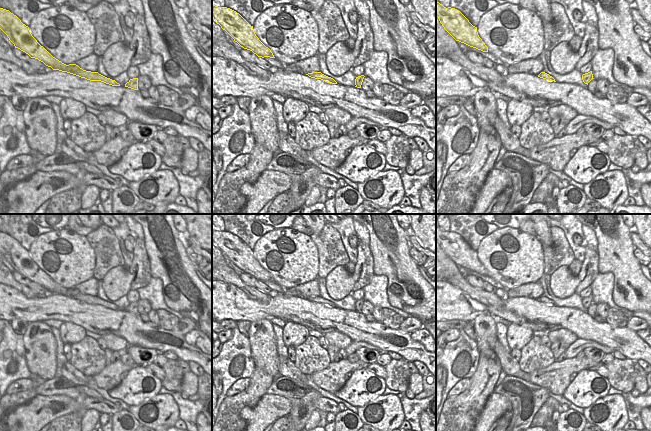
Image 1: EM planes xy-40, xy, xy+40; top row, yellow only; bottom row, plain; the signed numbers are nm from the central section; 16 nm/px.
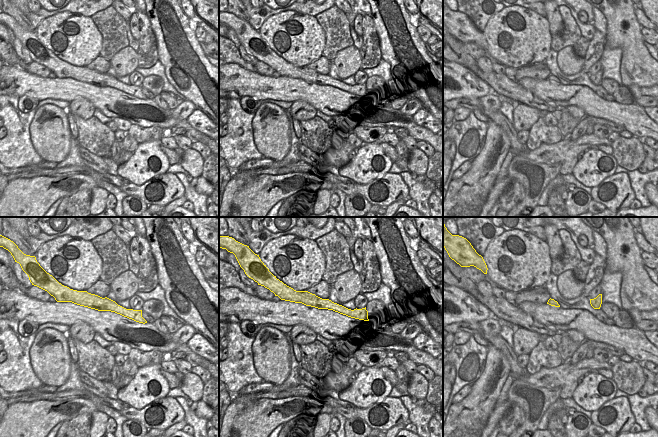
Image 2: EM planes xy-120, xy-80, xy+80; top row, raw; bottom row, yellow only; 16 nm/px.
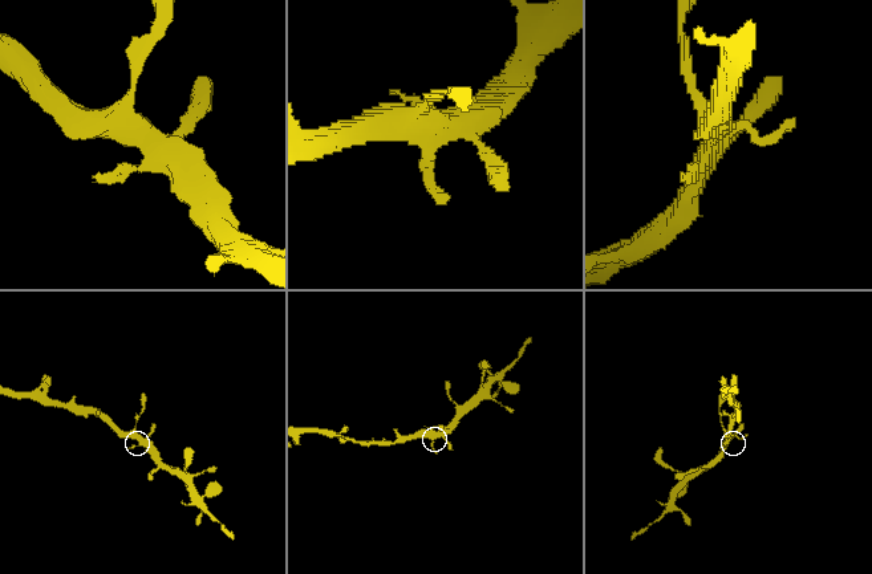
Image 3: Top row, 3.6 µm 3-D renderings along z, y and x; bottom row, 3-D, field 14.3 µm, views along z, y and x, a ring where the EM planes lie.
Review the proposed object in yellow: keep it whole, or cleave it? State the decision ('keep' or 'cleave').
keep

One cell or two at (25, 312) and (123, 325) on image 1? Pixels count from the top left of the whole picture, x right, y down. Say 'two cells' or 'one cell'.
one cell

